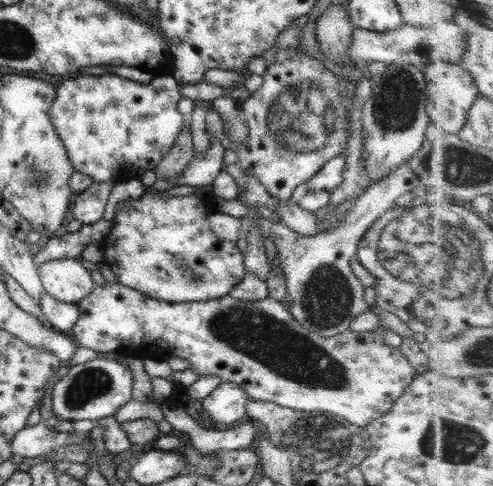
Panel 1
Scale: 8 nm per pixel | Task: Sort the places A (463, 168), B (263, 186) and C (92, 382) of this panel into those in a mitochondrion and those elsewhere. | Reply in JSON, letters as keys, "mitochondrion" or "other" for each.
{"A":"mitochondrion","B":"other","C":"mitochondrion"}

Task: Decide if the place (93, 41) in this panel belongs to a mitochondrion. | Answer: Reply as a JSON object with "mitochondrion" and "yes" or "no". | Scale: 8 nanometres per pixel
{"mitochondrion":"no"}

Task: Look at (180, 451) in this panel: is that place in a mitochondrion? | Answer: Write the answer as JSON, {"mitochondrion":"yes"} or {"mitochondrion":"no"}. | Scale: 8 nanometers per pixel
{"mitochondrion":"no"}

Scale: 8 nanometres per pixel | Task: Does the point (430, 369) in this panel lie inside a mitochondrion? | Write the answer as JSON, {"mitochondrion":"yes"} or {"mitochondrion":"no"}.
{"mitochondrion":"no"}

